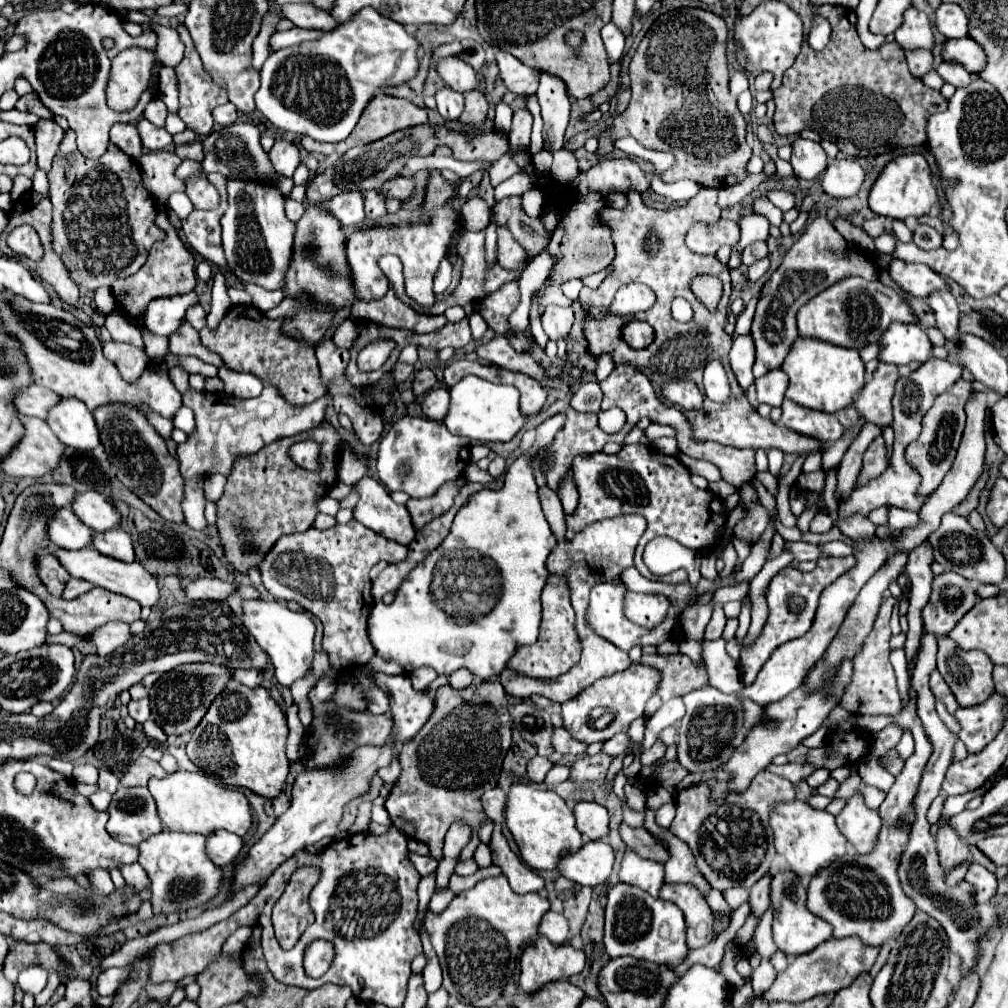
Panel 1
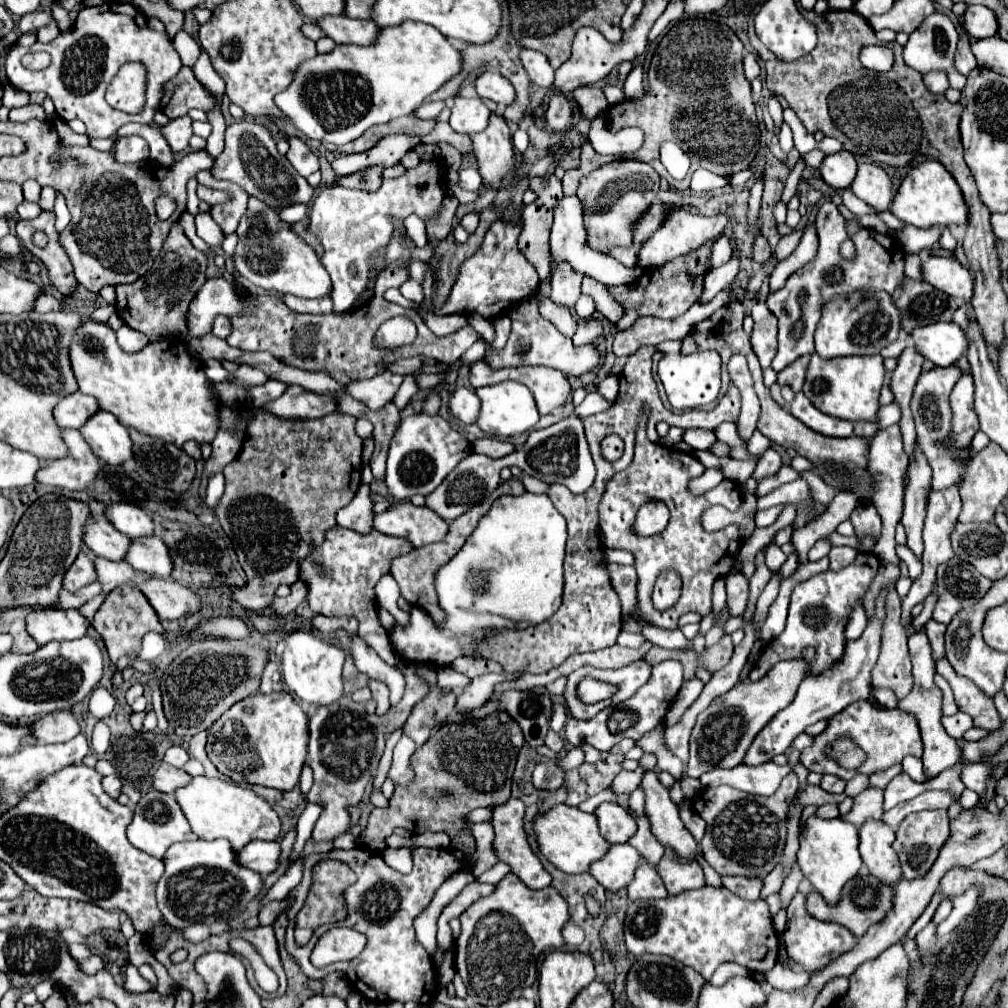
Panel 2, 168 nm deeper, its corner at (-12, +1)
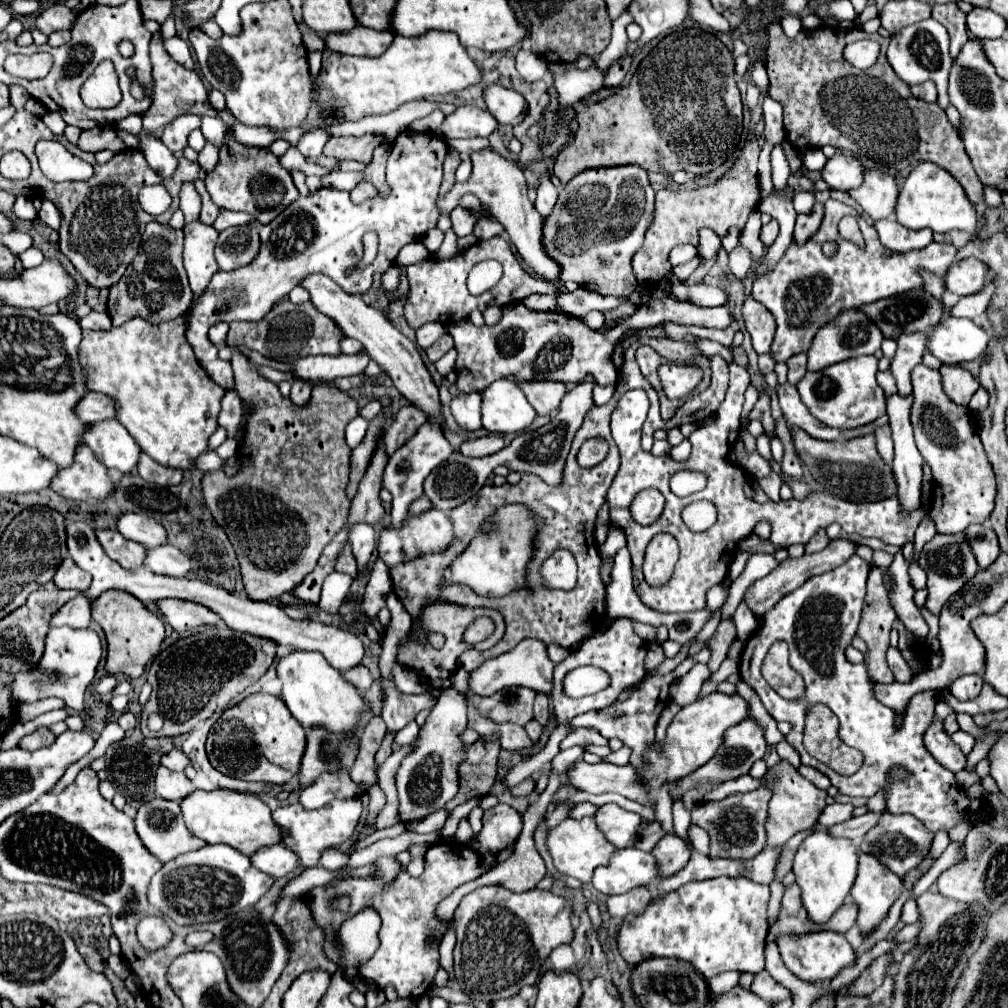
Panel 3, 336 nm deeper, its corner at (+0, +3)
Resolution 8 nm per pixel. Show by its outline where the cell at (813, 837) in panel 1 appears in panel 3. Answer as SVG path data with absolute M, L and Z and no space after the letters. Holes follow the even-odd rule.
M816 830L800 844L794 856L794 874L796 884L802 890L802 904L808 912L808 918L816 924L824 924L850 894L858 874L858 850L854 844L848 844L848 840L840 840L828 836L824 830Z

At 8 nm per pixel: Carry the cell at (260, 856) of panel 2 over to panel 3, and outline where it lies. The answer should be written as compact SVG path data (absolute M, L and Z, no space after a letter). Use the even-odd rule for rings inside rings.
M276 844L272 848L262 848L250 860L252 860L252 864L256 864L256 868L260 868L262 872L276 876L276 878L282 878L302 866L298 854L294 854L284 844Z

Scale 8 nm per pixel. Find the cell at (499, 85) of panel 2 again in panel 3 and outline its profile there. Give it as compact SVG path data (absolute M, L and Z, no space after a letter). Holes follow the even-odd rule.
M488 86L484 90L484 100L488 106L488 112L504 126L516 126L520 124L528 110L528 104L522 94L502 88L502 86Z

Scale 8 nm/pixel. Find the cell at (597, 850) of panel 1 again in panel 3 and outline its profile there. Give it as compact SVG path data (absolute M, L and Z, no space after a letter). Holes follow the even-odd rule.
M622 848L612 856L612 866L596 868L592 886L606 896L626 894L638 886L648 886L658 876L658 862L652 854L638 848Z

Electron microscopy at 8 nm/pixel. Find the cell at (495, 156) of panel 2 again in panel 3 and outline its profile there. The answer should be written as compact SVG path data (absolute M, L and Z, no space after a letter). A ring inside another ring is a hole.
M490 148L484 152L472 154L472 166L474 168L472 168L472 176L468 182L454 184L448 194L444 194L436 200L436 208L440 210L440 214L450 214L458 206L462 194L466 194L466 192L476 194L482 200L482 204L490 210L490 214L506 228L506 232L510 234L510 240L514 242L524 264L528 268L532 268L538 276L544 276L546 280L558 280L560 266L554 260L548 260L548 256L544 256L544 248L540 248L542 216L536 212L532 202L528 200L528 194L526 194L528 186L526 186L522 170L514 162L508 162L502 156L498 156Z

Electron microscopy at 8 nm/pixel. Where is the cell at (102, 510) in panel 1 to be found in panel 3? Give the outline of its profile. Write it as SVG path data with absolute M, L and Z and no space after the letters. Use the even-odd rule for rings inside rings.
M122 514L118 518L118 530L128 540L140 542L146 548L156 548L168 542L168 534L164 526L148 516L140 514Z

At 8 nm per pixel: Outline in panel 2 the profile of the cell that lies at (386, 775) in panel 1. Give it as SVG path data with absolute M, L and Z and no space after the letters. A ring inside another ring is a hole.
M440 686L430 688L426 698L422 698L420 704L412 708L412 714L408 716L402 734L416 742L426 740L430 732L440 726L440 722L444 722L448 716L454 714L454 704L456 704L456 692L442 694Z

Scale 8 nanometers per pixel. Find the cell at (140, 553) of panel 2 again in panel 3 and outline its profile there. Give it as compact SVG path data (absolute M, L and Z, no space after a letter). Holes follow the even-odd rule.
M172 544L148 550L148 560L144 560L144 566L156 574L174 576L174 578L184 578L192 570L190 558Z

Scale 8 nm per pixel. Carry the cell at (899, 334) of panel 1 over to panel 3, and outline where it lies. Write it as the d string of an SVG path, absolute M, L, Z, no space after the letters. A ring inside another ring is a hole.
M946 318L928 332L928 350L944 364L970 362L984 356L990 334L968 318Z

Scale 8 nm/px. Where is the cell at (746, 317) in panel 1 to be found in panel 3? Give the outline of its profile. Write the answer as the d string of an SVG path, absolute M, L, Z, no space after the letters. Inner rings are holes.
M820 202L812 208L810 214L798 214L798 220L794 226L794 240L804 244L820 228L822 218L824 218L824 204L820 204Z

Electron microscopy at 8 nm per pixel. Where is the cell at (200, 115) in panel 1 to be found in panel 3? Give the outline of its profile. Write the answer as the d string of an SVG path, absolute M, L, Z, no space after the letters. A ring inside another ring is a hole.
M206 144L204 150L202 150L200 156L198 156L198 164L200 164L206 172L214 170L214 166L218 164L218 150L216 150L212 144Z

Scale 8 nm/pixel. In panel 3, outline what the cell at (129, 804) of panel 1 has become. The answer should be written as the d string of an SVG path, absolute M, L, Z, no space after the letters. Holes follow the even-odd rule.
M154 798L154 800L140 806L140 810L136 814L136 832L138 832L140 840L144 842L144 846L162 862L170 862L180 854L186 854L186 852L206 846L204 840L192 836L190 830L186 828L180 804L170 802L170 800L162 800L162 798Z

